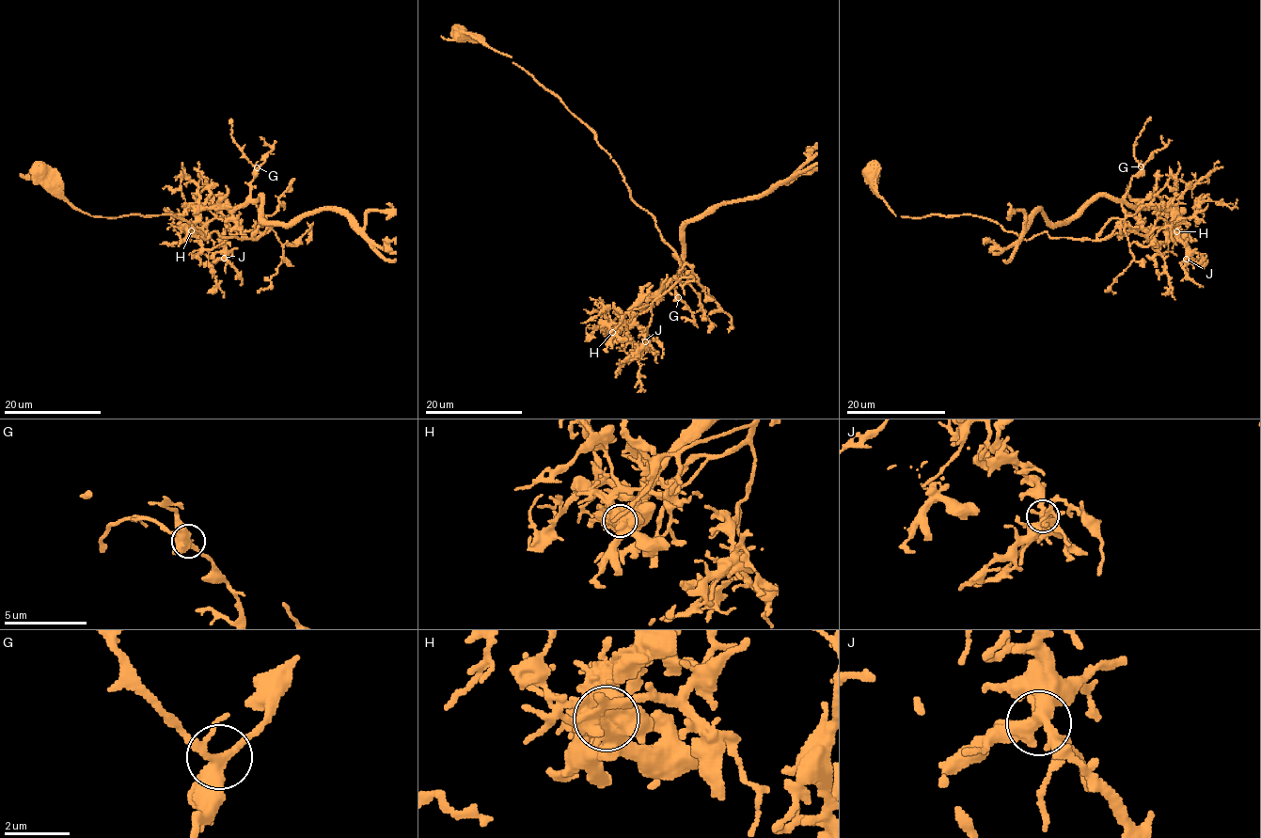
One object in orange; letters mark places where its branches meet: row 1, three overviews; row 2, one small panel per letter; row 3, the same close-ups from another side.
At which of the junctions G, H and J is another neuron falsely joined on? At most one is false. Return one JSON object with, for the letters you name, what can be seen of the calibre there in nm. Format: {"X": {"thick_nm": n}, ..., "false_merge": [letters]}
{"H": {"thick_nm": 750}, "false_merge": ["H"]}

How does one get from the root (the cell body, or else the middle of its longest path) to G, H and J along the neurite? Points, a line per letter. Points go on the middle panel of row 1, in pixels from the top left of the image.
G: (462, 33), (509, 55), (594, 134), (674, 252), (686, 279), (672, 280), (678, 297)
H: (462, 33), (509, 55), (594, 134), (674, 252), (681, 277), (631, 322), (614, 323), (612, 333)
J: (462, 33), (509, 55), (594, 134), (674, 252), (681, 277), (653, 302), (645, 341)

